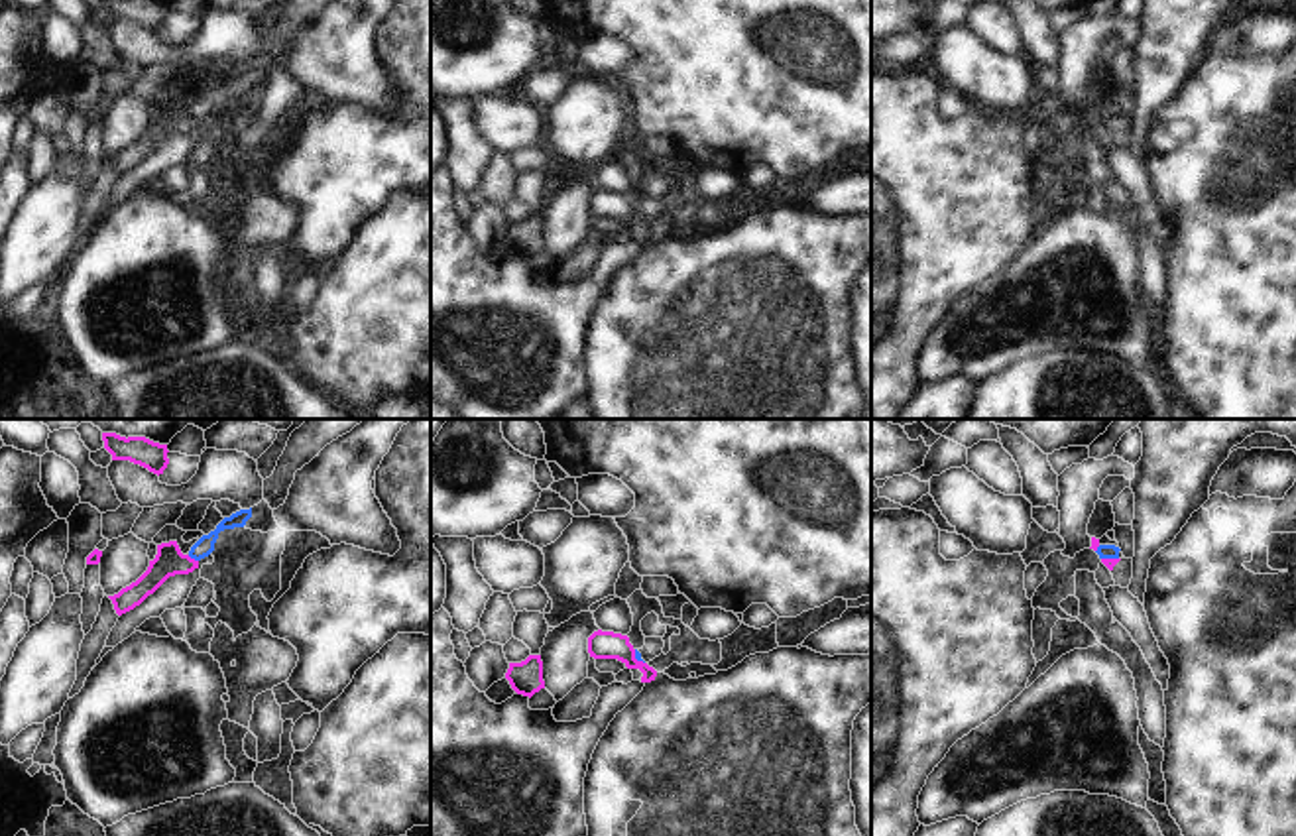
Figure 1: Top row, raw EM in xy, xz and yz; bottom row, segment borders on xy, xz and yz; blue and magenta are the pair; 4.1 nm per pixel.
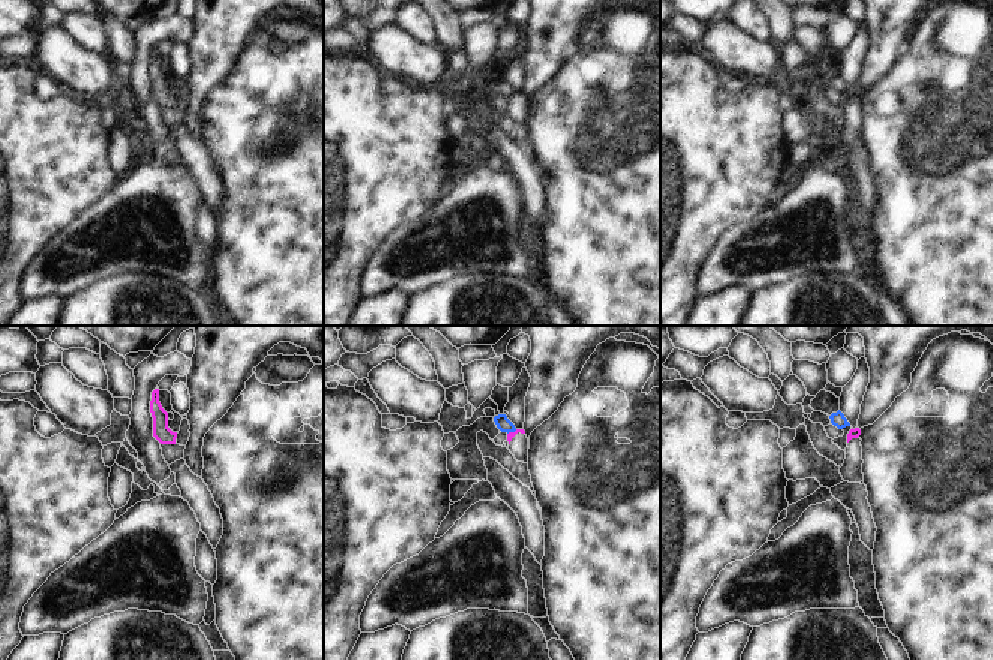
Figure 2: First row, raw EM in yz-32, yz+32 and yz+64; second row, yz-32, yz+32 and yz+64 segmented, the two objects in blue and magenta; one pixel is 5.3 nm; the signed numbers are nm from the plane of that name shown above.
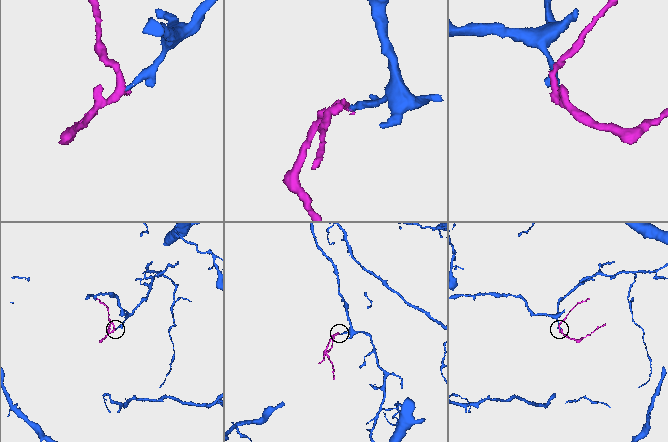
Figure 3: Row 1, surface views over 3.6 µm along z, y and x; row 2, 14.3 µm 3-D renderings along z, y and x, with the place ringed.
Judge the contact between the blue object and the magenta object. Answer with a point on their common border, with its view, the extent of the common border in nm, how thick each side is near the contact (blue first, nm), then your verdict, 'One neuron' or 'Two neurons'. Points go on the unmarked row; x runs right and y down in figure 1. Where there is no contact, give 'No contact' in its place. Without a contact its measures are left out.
Touches blue at xy (193, 117). Shared border 50 nm. Thickness 80 nm (blue) against 120 nm. Two neurons

